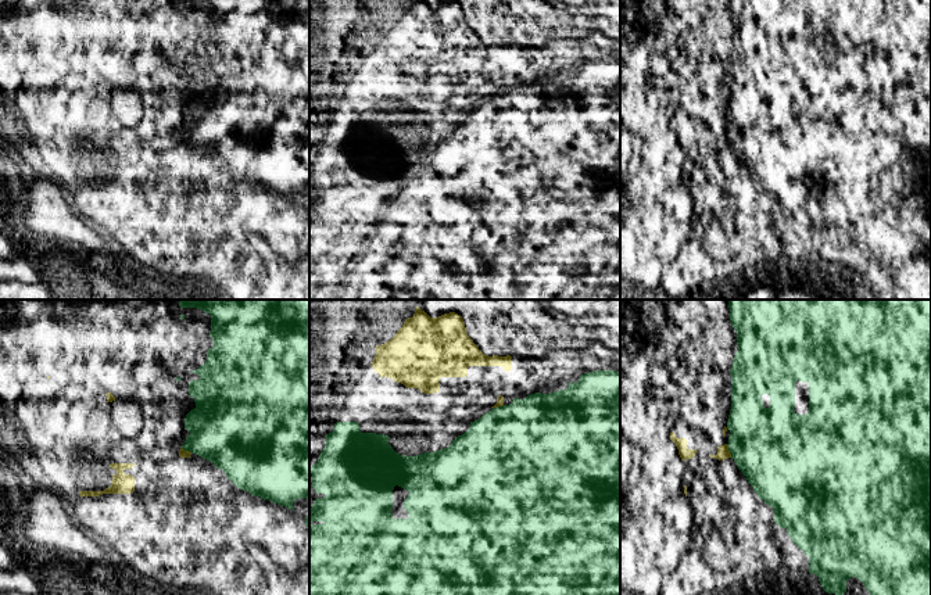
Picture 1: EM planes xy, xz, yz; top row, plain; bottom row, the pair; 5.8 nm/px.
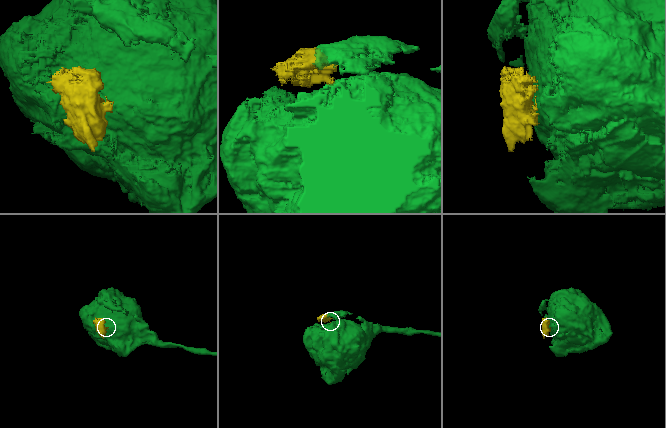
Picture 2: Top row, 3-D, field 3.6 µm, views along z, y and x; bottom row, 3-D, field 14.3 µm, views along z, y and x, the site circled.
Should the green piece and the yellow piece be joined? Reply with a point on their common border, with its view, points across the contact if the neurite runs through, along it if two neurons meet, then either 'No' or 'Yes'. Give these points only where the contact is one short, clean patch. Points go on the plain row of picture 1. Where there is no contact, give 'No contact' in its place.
Touches green at yz (729, 139). Path across: yz (772, 136), (729, 139), (723, 142). Yes

